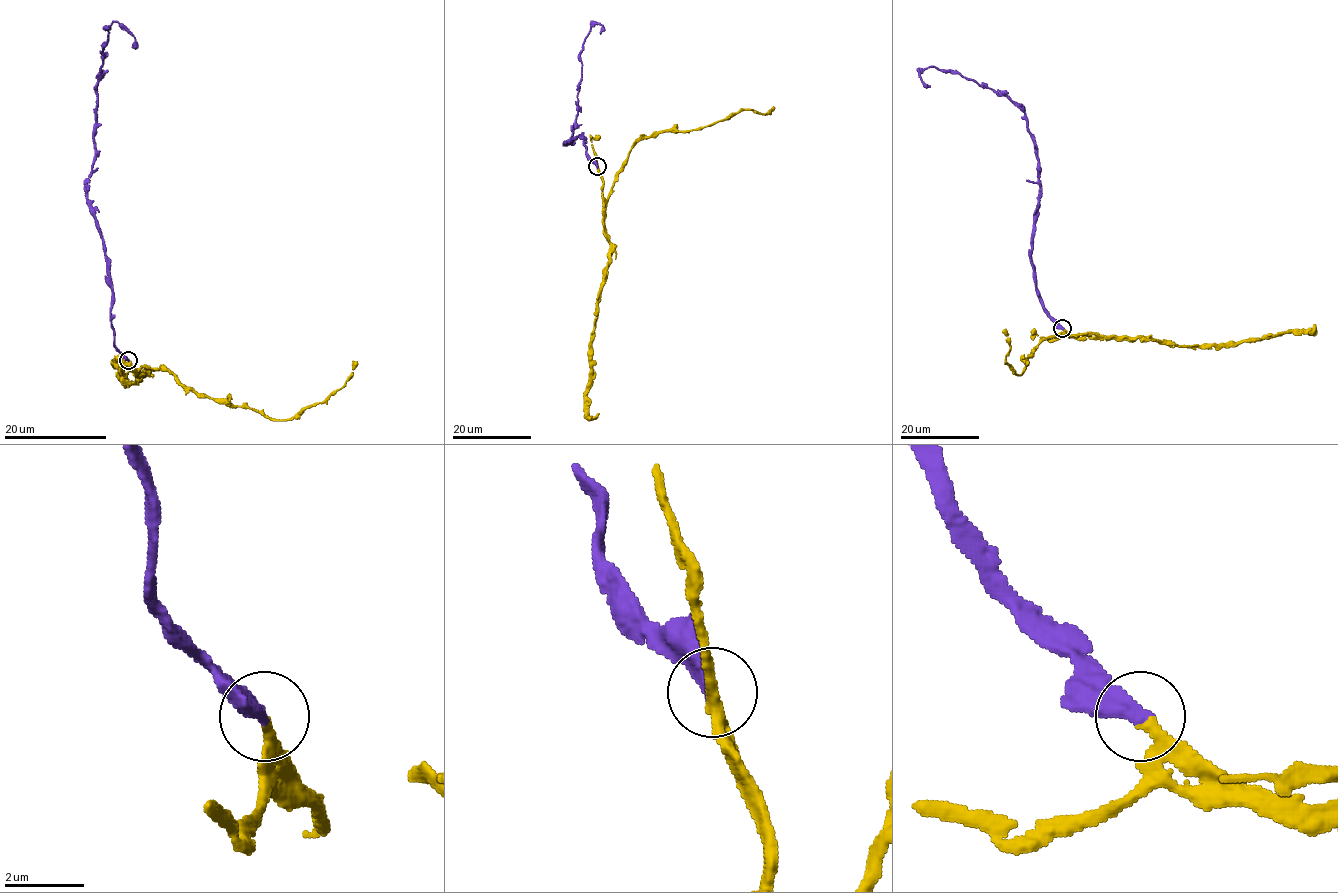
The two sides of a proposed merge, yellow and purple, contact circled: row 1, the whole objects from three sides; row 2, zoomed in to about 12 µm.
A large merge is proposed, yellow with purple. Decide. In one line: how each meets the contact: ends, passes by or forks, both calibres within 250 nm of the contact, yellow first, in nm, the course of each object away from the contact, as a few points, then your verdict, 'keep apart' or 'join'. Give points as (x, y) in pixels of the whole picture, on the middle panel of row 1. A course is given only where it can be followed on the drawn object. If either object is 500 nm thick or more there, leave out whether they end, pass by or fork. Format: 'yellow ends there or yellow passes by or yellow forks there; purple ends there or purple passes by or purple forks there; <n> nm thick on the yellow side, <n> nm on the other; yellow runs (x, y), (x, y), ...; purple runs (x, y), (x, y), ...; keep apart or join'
yellow ends there; purple ends there; 280 nm thick on the yellow side, 400 nm on the other; yellow runs (597, 166), (606, 200), (615, 174), (636, 142), (661, 132), (701, 130), (741, 110), (767, 114), (774, 108); purple runs (597, 166), (580, 136), (564, 144), (571, 142), (575, 127), (582, 44), (593, 25), (602, 26), (600, 34); join

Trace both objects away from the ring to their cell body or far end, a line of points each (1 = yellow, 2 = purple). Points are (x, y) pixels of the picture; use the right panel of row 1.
1: (1062, 329), (1078, 337), (1096, 335), (1045, 338), (1020, 374), (1006, 363), (1010, 343), (1004, 329)
2: (1062, 328), (1044, 306), (1032, 261), (1040, 195), (1026, 115), (960, 74), (924, 69), (920, 77), (930, 85)

